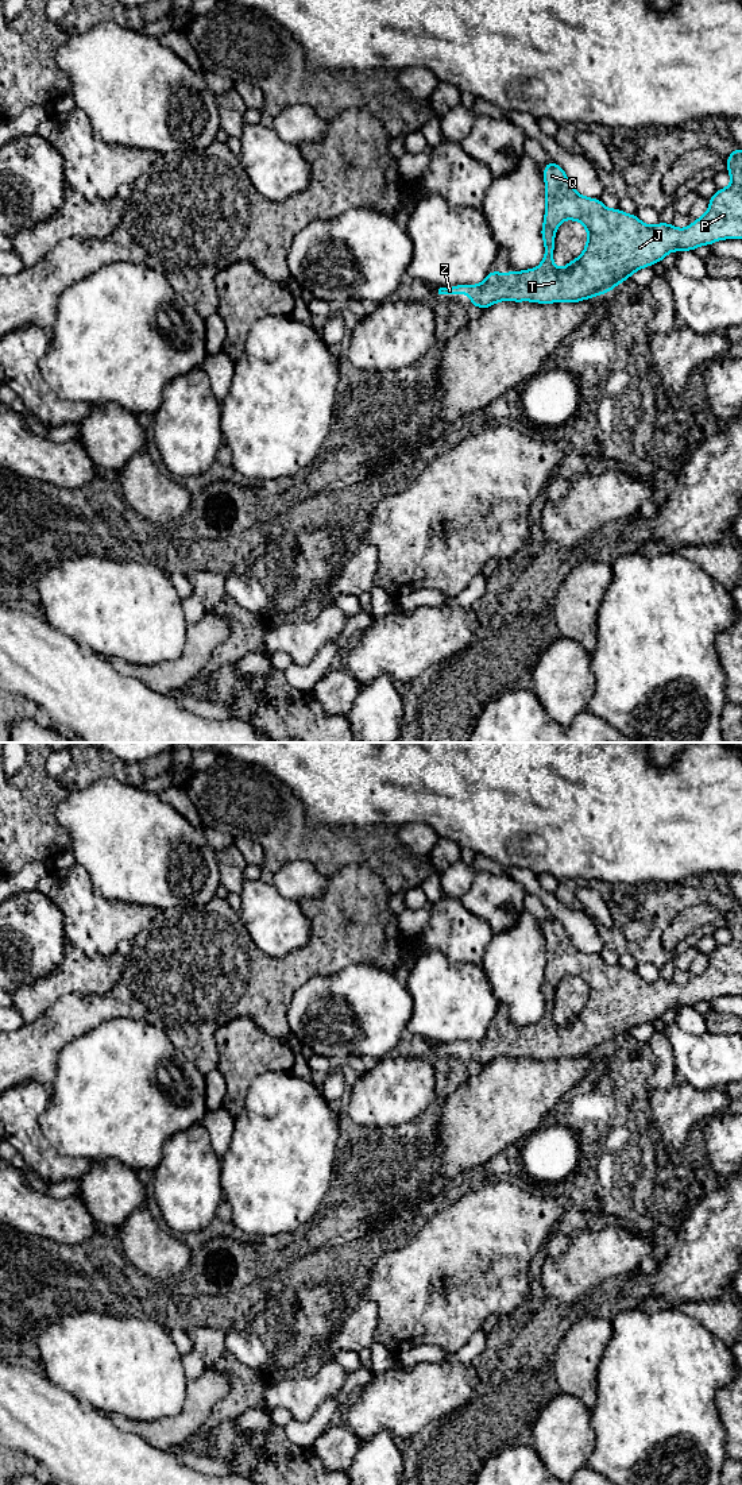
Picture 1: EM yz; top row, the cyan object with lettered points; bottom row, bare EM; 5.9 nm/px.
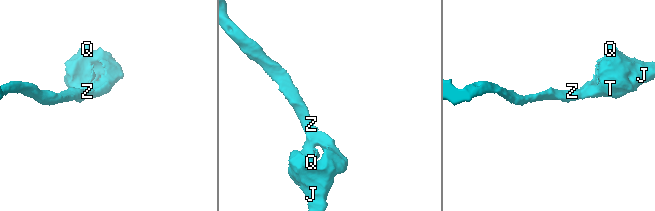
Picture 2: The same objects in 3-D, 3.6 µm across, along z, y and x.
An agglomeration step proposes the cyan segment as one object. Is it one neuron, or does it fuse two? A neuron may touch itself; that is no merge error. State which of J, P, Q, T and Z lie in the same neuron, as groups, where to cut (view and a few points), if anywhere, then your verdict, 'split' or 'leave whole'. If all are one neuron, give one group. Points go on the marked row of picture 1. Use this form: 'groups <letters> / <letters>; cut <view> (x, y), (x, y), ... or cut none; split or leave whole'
groups J P Q T Z; cut none; leave whole

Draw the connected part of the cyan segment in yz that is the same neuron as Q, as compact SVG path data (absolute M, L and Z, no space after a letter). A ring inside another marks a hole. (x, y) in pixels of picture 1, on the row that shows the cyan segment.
M735 148L729 155L727 171L731 176L730 186L718 189L710 198L708 211L689 227L679 230L673 224L661 221L649 227L635 215L627 215L619 208L608 209L599 198L579 194L572 188L563 167L549 161L544 170L546 208L541 235L545 244L545 256L540 266L513 273L491 270L480 285L440 288L438 294L469 294L472 306L482 309L505 300L538 304L577 302L612 290L637 270L662 262L668 252L689 251L702 244L711 246L722 239L742 239L742 150ZM565 219L580 221L587 228L588 239L584 252L579 258L571 261L563 269L556 269L553 265L554 232Z

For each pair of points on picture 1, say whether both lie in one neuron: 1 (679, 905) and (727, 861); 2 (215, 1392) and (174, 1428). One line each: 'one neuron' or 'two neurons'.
1: two neurons
2: one neuron

